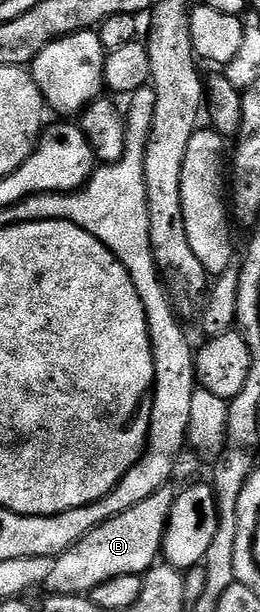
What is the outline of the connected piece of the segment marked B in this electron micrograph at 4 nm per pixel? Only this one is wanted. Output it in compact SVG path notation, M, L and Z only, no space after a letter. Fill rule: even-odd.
M167 484L160 488L148 500L140 500L136 508L120 512L112 520L92 528L71 550L66 550L54 559L54 567L48 576L45 589L50 594L89 595L100 584L125 574L145 575L159 561L162 553L162 540L166 535L166 526L170 523L170 513L179 491Z

